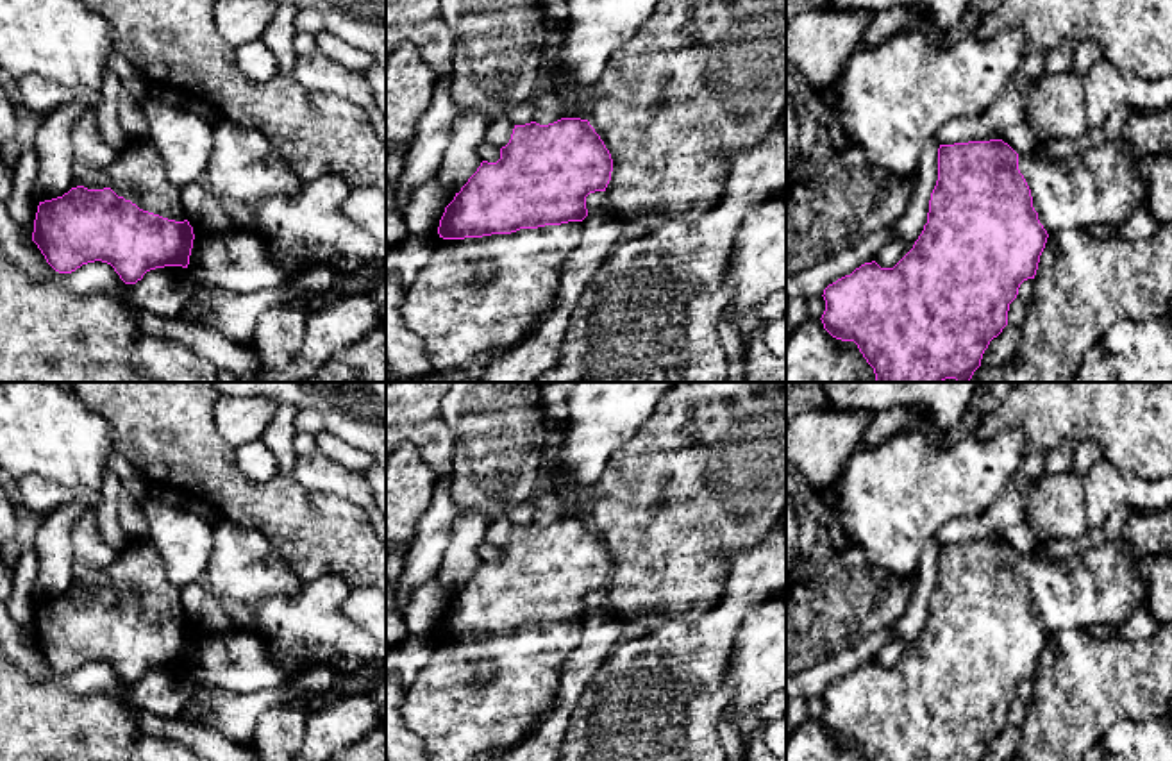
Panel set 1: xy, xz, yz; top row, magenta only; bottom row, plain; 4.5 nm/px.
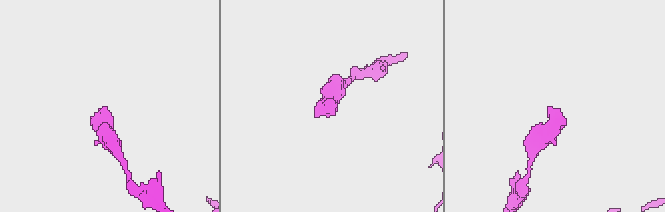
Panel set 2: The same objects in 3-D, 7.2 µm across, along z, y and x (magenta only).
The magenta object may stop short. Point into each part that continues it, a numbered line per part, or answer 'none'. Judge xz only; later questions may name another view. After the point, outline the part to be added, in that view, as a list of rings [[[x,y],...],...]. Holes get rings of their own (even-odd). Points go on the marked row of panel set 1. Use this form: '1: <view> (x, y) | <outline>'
1: xz (458, 318) | [[[582,222],[520,229],[511,234],[491,234],[482,238],[436,239],[429,264],[418,272],[413,284],[406,289],[402,302],[404,322],[422,338],[432,372],[443,373],[457,370],[486,352],[516,347],[534,325],[540,311],[556,300],[561,266],[581,239]],[[479,264],[490,264],[493,268],[491,277],[482,284],[473,277],[473,270]]]

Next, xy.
1: xy (136, 174) | [[[148,138],[125,146],[109,166],[88,166],[75,159],[71,188],[77,186],[111,188],[143,211],[175,222],[186,220],[180,189],[168,182],[163,157]]]

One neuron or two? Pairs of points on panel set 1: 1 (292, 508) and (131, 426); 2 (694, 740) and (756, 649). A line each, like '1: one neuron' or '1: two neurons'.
1: one neuron
2: two neurons

